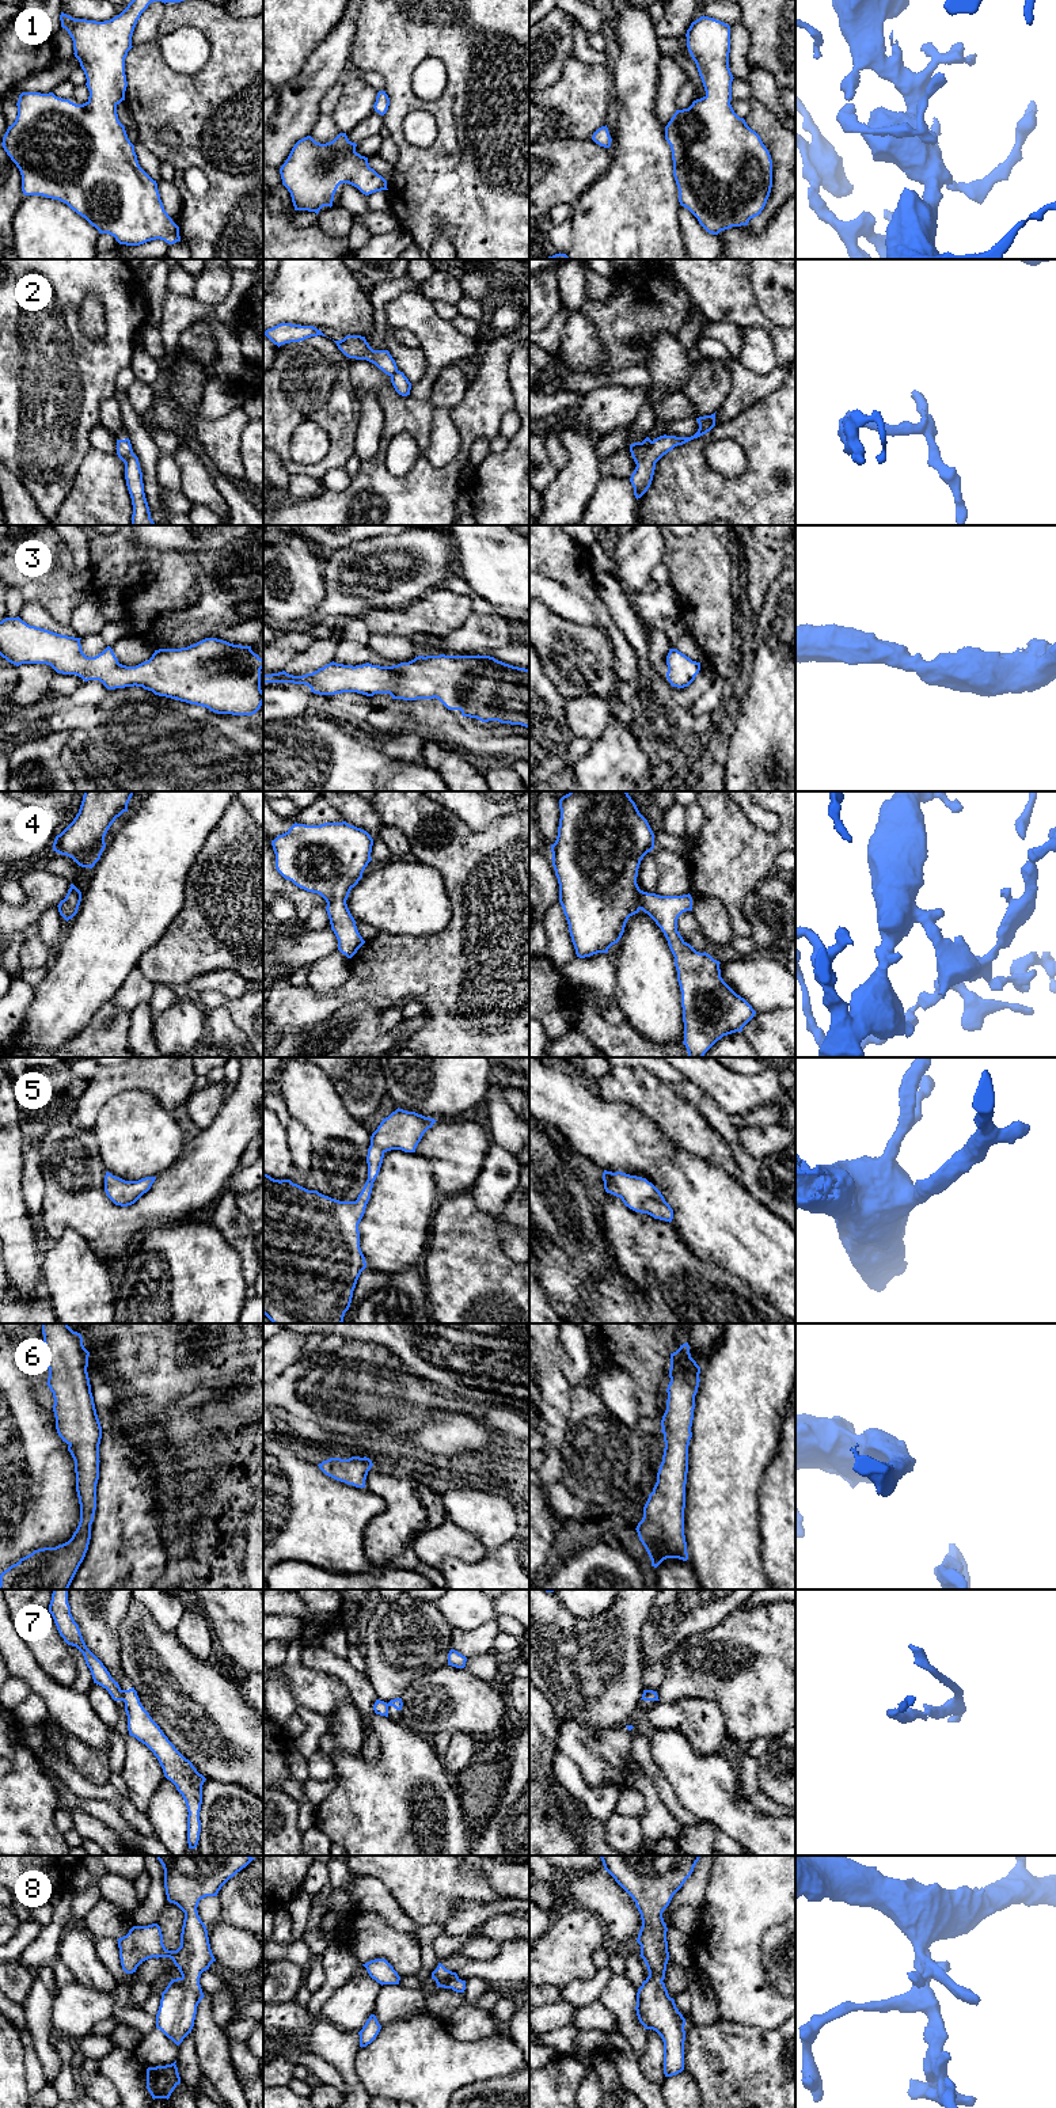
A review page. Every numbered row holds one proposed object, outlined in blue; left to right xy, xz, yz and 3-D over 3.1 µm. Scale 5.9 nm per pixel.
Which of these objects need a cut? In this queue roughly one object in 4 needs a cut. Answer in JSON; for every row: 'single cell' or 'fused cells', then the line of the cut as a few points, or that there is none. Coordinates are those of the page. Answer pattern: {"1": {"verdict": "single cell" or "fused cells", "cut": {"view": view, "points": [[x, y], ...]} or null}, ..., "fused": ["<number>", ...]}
{"1": {"verdict": "single cell", "cut": null}, "2": {"verdict": "fused cells", "cut": {"view": "yz", "points": [[652, 441], [637, 464]]}}, "3": {"verdict": "single cell", "cut": null}, "4": {"verdict": "single cell", "cut": null}, "5": {"verdict": "single cell", "cut": null}, "6": {"verdict": "single cell", "cut": null}, "7": {"verdict": "fused cells", "cut": {"view": "xy", "points": [[121, 1690], [124, 1700]]}}, "8": {"verdict": "single cell", "cut": null}, "fused": ["2", "7"]}

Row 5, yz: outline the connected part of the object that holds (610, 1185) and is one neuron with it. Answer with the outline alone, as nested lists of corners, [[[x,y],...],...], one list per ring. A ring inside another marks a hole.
[[[604,1170],[603,1181],[605,1192],[620,1197],[630,1209],[647,1213],[654,1219],[672,1222],[673,1209],[661,1192],[646,1178]]]

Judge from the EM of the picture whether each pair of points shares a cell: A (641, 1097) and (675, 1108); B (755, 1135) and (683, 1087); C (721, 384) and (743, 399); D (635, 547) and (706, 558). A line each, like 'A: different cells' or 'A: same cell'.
A: same cell
B: different cells
C: different cells
D: different cells

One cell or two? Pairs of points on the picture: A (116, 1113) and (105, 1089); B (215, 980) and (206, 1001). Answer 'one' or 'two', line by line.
A: two
B: two

